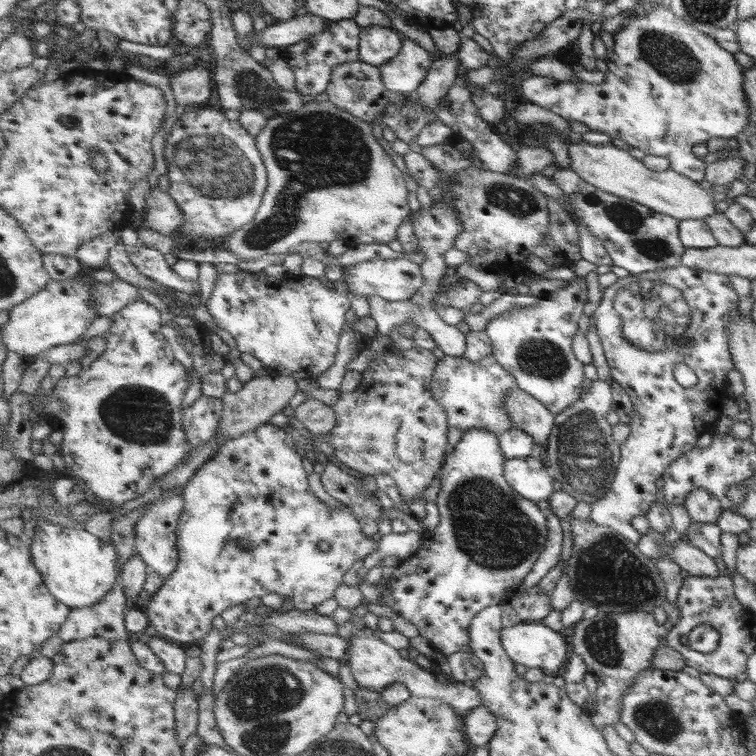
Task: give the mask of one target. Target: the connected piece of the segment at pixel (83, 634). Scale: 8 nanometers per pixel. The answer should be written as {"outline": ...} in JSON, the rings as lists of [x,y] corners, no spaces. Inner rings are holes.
{"outline":[[[119,578],[117,586],[96,607],[76,608],[62,626],[60,636],[64,642],[86,640],[99,636],[106,640],[132,639],[126,618],[130,601],[125,594],[124,581]]]}

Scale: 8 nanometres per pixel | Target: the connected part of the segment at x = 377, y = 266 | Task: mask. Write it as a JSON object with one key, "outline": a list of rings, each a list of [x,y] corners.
{"outline":[[[378,259],[351,265],[347,268],[345,282],[348,290],[360,296],[382,296],[388,300],[410,300],[426,284],[422,265],[412,259]]]}

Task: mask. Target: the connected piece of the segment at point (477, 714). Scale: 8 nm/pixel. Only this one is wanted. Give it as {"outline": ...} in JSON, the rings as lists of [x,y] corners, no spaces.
{"outline":[[[484,705],[470,711],[464,721],[465,733],[474,747],[489,744],[499,729],[497,716]]]}

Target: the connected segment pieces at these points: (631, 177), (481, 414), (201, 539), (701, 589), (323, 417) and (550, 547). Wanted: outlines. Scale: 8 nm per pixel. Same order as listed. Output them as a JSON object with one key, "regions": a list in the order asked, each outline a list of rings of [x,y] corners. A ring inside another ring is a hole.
{"regions":[[[[578,142],[570,145],[572,155],[573,170],[575,170],[584,180],[590,184],[605,189],[606,192],[614,193],[618,196],[626,197],[630,200],[638,201],[640,204],[650,205],[655,211],[666,213],[676,217],[679,221],[686,219],[705,220],[707,216],[713,215],[717,210],[714,207],[716,200],[712,197],[712,192],[700,187],[699,183],[688,176],[684,176],[672,169],[658,171],[650,168],[644,159],[638,159],[632,156],[630,152],[614,146],[612,143],[607,144],[588,144],[588,142]]],[[[449,354],[440,360],[432,390],[437,400],[446,407],[451,426],[460,428],[462,432],[481,428],[498,435],[516,427],[505,406],[505,398],[512,389],[520,386],[518,379],[498,362],[496,355],[487,356],[482,362]]],[[[271,423],[264,424],[256,430],[246,433],[244,436],[226,441],[217,456],[209,460],[198,470],[198,474],[190,480],[184,494],[186,502],[185,512],[182,514],[181,524],[178,527],[178,550],[180,550],[181,563],[178,565],[174,575],[166,579],[166,584],[146,604],[148,617],[158,634],[180,643],[202,640],[202,638],[206,638],[214,630],[214,621],[221,614],[224,614],[228,608],[248,602],[248,600],[254,600],[254,598],[264,598],[264,596],[272,594],[272,592],[280,594],[282,598],[286,596],[293,598],[297,609],[313,611],[318,604],[324,604],[326,600],[330,600],[330,598],[334,598],[337,595],[338,588],[343,585],[344,576],[348,574],[348,570],[352,570],[352,567],[356,565],[358,560],[365,561],[368,556],[372,556],[372,554],[376,554],[380,550],[380,542],[372,540],[365,534],[362,522],[354,517],[352,509],[334,510],[334,508],[330,508],[326,502],[322,502],[312,492],[310,482],[308,482],[309,475],[306,472],[306,468],[304,468],[304,462],[302,462],[304,452],[296,450],[296,446],[297,442],[294,440],[294,436],[286,432],[283,427]],[[320,542],[330,542],[332,550],[328,550],[328,552],[320,550]]],[[[727,572],[715,577],[697,577],[685,574],[680,587],[677,602],[680,620],[676,626],[667,628],[667,644],[679,652],[685,660],[685,666],[692,666],[700,673],[717,674],[736,682],[748,680],[746,660],[748,644],[753,643],[754,629],[750,629],[750,620],[755,616],[748,613],[734,596],[733,580]],[[700,624],[712,626],[720,635],[718,647],[712,652],[701,653],[689,645],[689,634]]],[[[307,399],[296,409],[295,416],[313,434],[327,435],[338,426],[335,406],[321,400]]],[[[552,512],[548,517],[548,544],[546,550],[540,554],[534,570],[526,576],[526,580],[515,589],[518,592],[524,592],[531,589],[534,585],[540,584],[543,578],[558,564],[562,562],[561,551],[563,544],[563,530],[560,525],[560,517]]]]}

